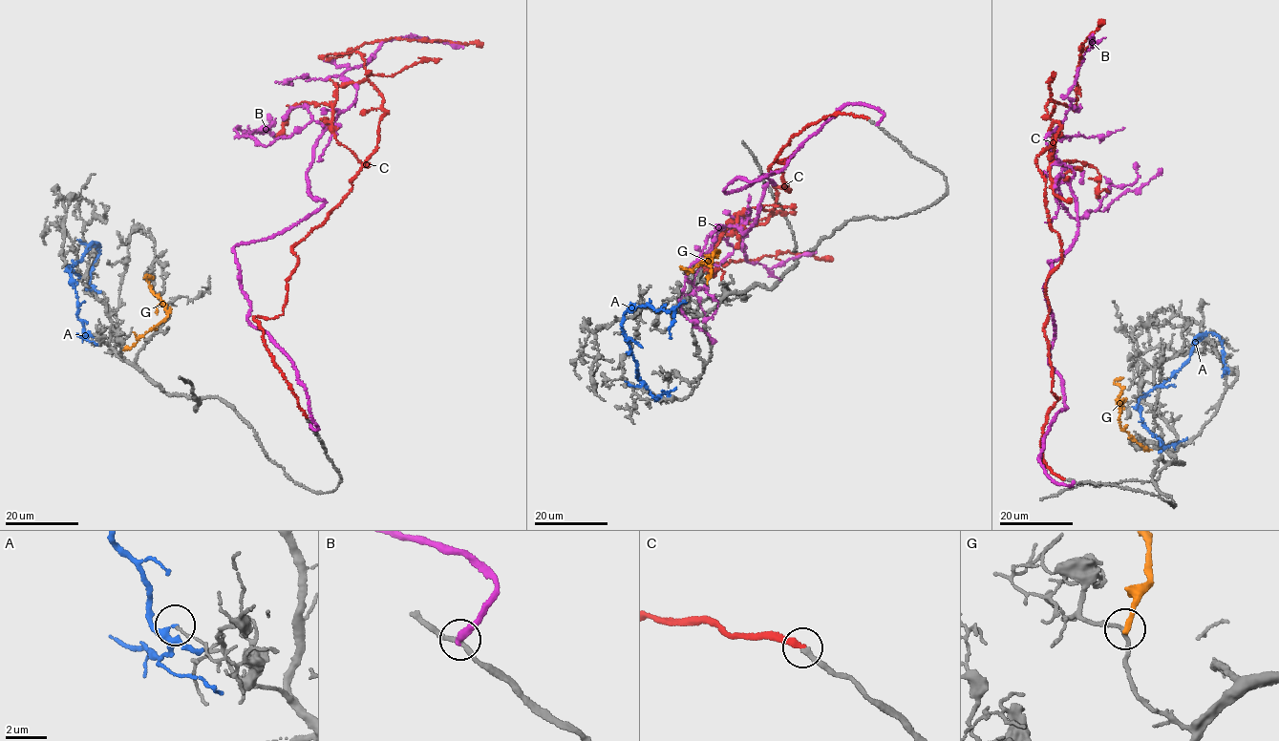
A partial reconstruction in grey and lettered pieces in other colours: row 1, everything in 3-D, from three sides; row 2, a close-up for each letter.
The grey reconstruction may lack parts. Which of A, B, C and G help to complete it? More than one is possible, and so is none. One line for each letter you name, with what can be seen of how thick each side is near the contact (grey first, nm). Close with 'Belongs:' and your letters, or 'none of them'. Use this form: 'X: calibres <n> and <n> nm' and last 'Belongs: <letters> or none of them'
C: calibres 240 and 240 nm
Belongs: C

